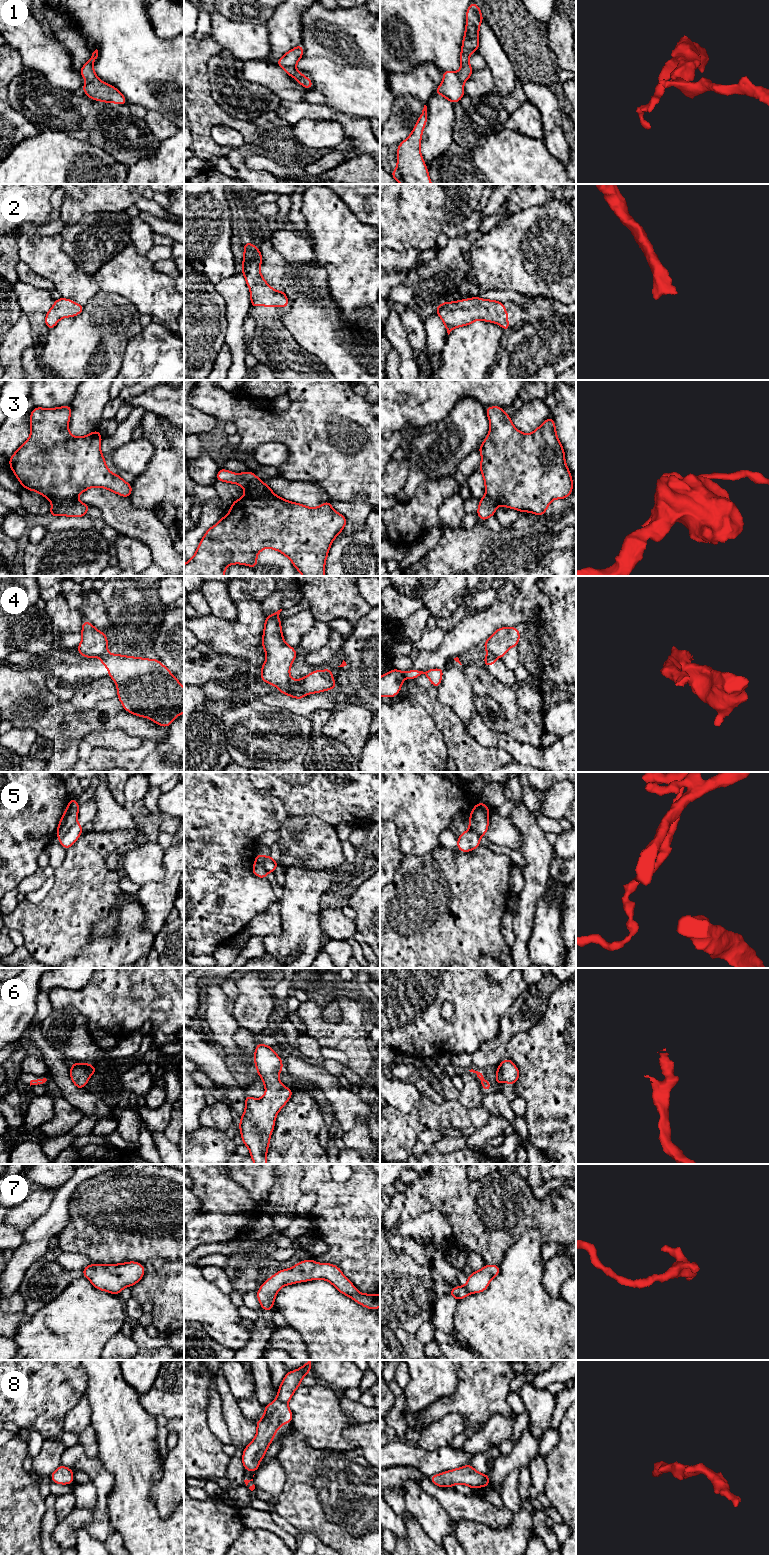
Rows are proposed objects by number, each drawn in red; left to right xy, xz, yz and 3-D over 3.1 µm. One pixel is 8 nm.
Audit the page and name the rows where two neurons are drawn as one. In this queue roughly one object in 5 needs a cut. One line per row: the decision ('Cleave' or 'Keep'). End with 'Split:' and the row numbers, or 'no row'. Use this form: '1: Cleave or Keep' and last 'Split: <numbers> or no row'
1: Keep
2: Keep
3: Cleave
4: Cleave
5: Cleave
6: Keep
7: Keep
8: Keep
Split: 3, 4, 5

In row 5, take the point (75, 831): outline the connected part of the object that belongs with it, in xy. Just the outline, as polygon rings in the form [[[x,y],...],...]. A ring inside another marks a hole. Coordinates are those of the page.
[[[75,823],[64,836],[58,837],[60,844],[67,850],[77,841],[82,834],[82,831],[83,826]]]

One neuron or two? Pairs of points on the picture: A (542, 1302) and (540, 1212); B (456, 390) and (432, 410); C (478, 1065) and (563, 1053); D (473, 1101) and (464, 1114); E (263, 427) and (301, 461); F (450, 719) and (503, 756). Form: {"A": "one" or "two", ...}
{"A": "two", "B": "one", "C": "two", "D": "two", "E": "one", "F": "one"}

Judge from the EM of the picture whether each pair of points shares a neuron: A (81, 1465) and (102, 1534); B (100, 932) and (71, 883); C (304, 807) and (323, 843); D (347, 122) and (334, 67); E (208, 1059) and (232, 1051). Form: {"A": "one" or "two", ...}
{"A": "one", "B": "two", "C": "two", "D": "two", "E": "two"}

